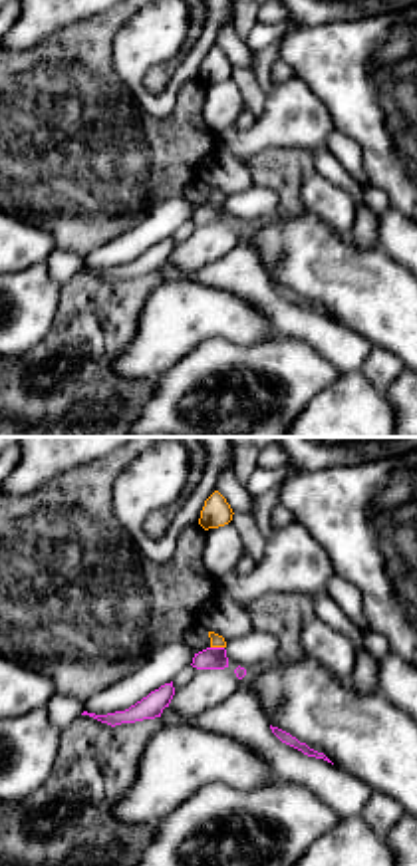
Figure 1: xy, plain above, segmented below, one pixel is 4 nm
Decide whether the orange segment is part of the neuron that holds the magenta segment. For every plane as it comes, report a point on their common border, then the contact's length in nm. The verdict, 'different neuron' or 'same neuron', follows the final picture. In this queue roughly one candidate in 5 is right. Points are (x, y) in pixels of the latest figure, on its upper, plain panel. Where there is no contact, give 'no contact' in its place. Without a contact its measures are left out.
meets magenta at (217, 203); contact 60 nm long

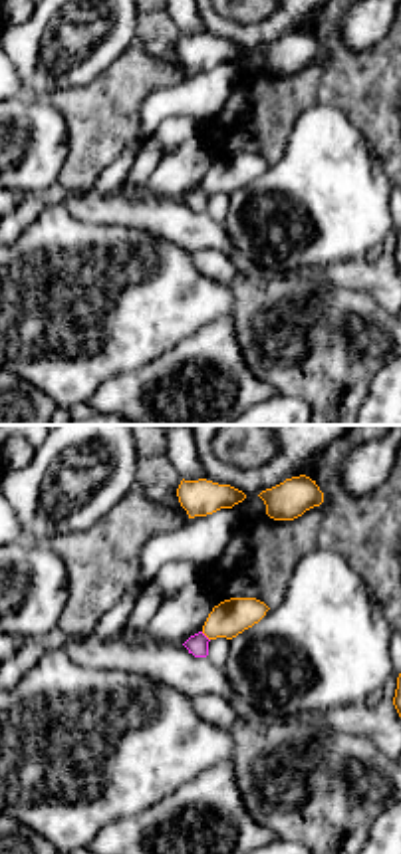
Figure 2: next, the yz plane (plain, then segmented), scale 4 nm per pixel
meets magenta at (205, 191); contact 50 nm long

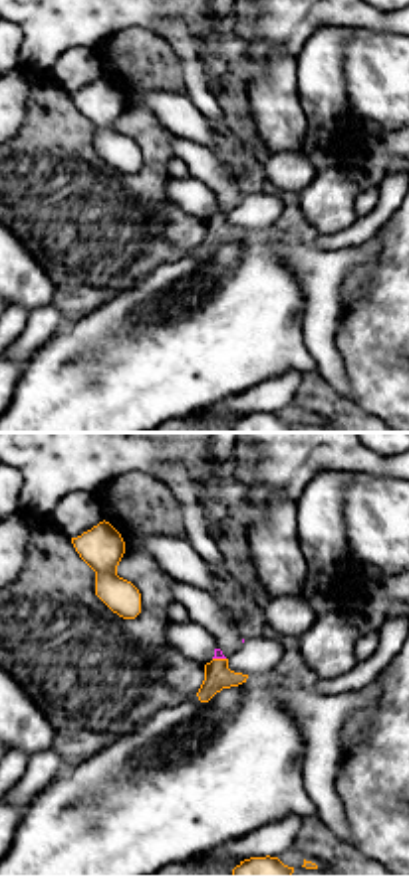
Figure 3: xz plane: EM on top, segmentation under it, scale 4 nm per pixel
meets magenta at (219, 213); contact 60 nm long

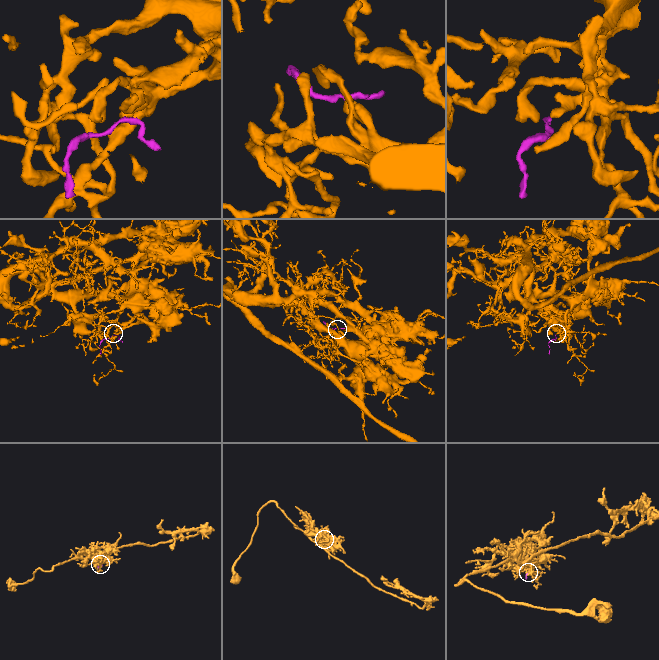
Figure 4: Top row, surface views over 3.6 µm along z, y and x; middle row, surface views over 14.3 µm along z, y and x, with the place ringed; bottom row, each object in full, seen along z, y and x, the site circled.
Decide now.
different neuron

